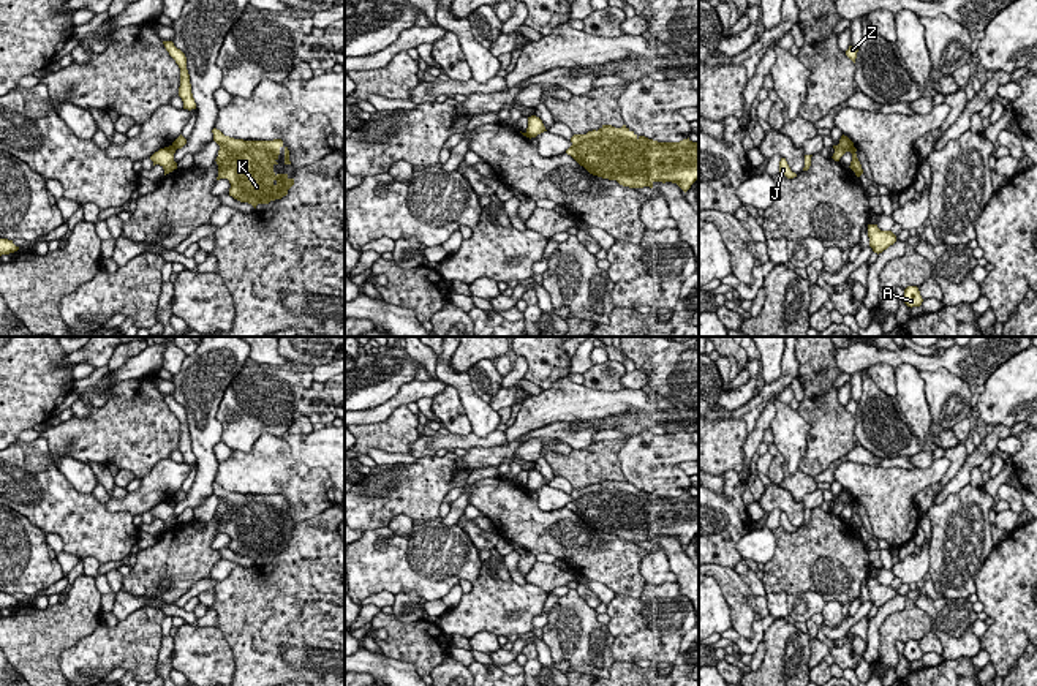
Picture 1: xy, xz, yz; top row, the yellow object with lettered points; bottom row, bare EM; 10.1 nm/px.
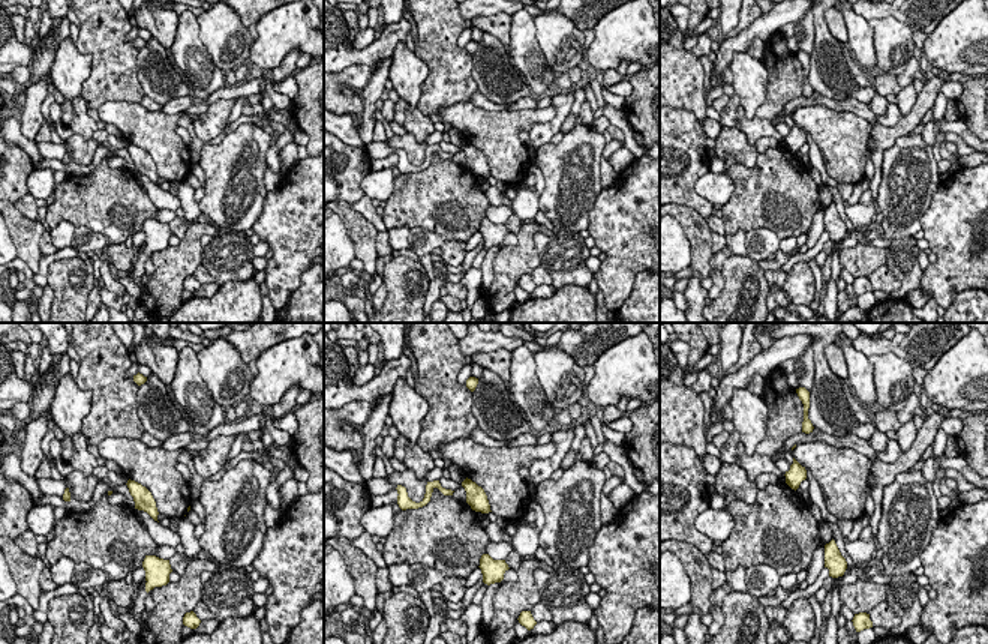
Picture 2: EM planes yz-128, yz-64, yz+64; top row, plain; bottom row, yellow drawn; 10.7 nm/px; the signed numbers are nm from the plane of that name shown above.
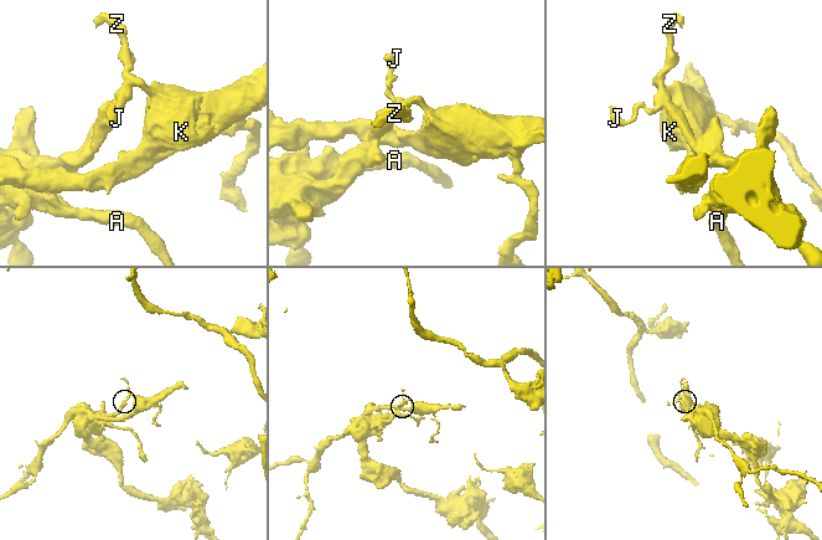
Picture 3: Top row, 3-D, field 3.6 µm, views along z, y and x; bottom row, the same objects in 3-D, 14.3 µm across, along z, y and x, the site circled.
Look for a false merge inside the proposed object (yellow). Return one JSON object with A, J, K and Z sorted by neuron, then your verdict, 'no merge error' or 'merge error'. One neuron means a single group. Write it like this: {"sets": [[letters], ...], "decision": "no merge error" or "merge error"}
{"sets": [["A"], ["J", "K", "Z"]], "decision": "merge error"}

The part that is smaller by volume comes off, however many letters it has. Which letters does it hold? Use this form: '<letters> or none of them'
J, K, Z

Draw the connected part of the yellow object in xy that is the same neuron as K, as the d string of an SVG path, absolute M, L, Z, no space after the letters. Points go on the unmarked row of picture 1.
M217 482L212 487L213 495L220 499L215 514L218 518L217 534L229 534L229 550L256 563L258 558L269 558L288 548L294 533L289 533L288 528L273 526L281 501L285 503L285 518L291 518L289 504L281 493L234 493Z

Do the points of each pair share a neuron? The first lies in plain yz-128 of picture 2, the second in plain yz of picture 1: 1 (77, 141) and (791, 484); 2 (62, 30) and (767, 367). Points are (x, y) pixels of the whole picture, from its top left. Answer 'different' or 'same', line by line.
1: different
2: different

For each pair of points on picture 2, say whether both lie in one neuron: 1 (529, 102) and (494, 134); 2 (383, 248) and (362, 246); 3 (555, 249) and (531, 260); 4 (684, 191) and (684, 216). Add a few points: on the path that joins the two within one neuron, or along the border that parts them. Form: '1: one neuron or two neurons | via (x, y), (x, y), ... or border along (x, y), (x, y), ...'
1: two neurons | border along (537, 107), (504, 110)
2: two neurons | border along (380, 231), (377, 236), (377, 255)
3: two neurons | border along (553, 230), (534, 236), (541, 264)
4: two neurons | border along (675, 203), (693, 207), (705, 219)

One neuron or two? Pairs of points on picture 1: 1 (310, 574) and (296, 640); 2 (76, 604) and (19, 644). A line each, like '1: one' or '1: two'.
1: one
2: one

